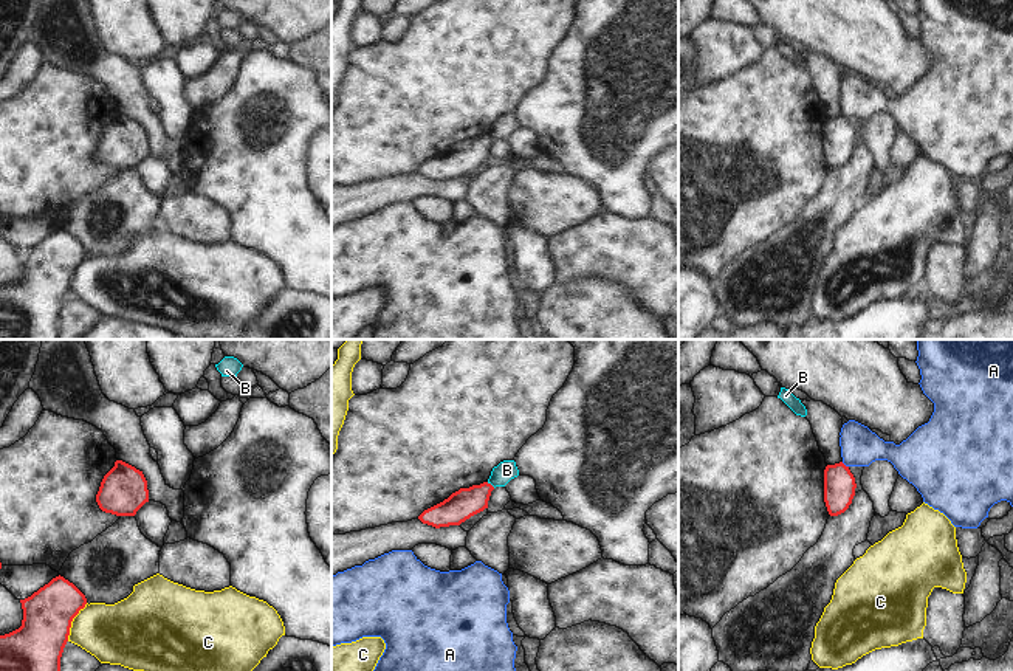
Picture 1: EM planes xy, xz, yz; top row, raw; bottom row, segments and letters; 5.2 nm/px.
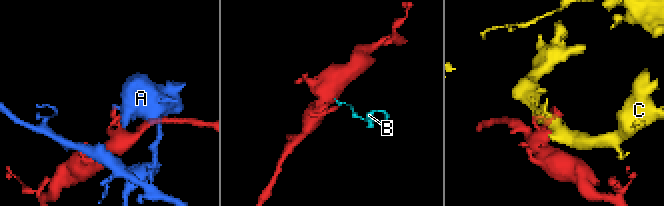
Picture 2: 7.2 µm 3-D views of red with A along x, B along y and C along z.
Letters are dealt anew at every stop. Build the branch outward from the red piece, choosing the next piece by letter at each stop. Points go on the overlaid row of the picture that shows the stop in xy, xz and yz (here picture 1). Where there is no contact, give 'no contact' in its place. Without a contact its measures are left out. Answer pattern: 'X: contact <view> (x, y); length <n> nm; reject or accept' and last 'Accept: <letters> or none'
A: contact yz (843, 464); length 50 nm; reject
B: contact xz (490, 484); length 50 nm; reject
C: contact xy (72, 620); length 220 nm; reject
Accept: none

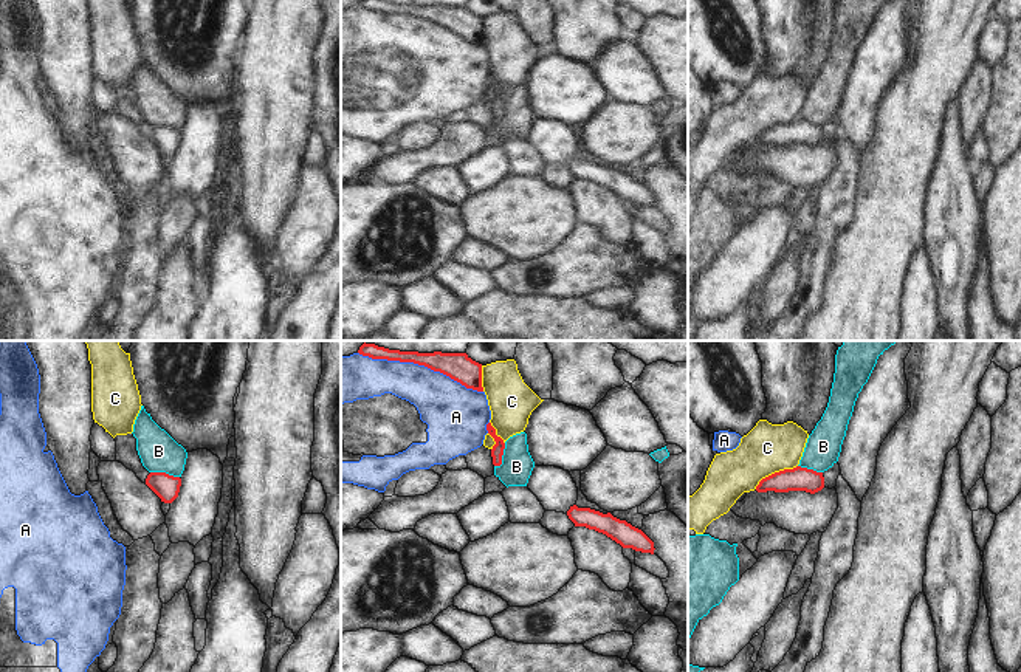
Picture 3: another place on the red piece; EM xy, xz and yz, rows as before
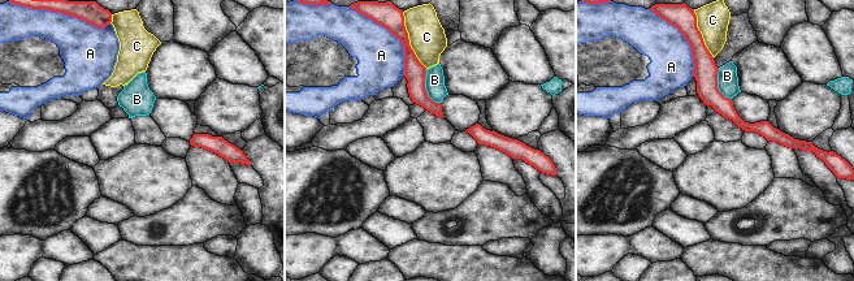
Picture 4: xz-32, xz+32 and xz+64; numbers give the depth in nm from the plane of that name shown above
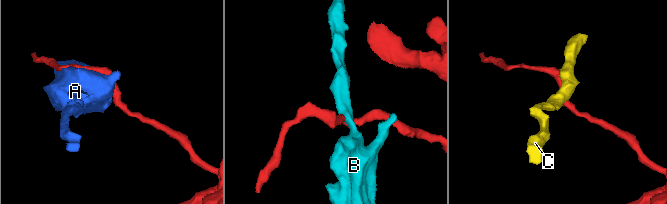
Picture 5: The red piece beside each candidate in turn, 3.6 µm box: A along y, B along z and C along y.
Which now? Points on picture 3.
A: contact xz (420, 364); length 700 nm; reject
B: contact xy (165, 473); length 160 nm; reject
C: contact yz (775, 473); length 260 nm; reject
Accept: none

